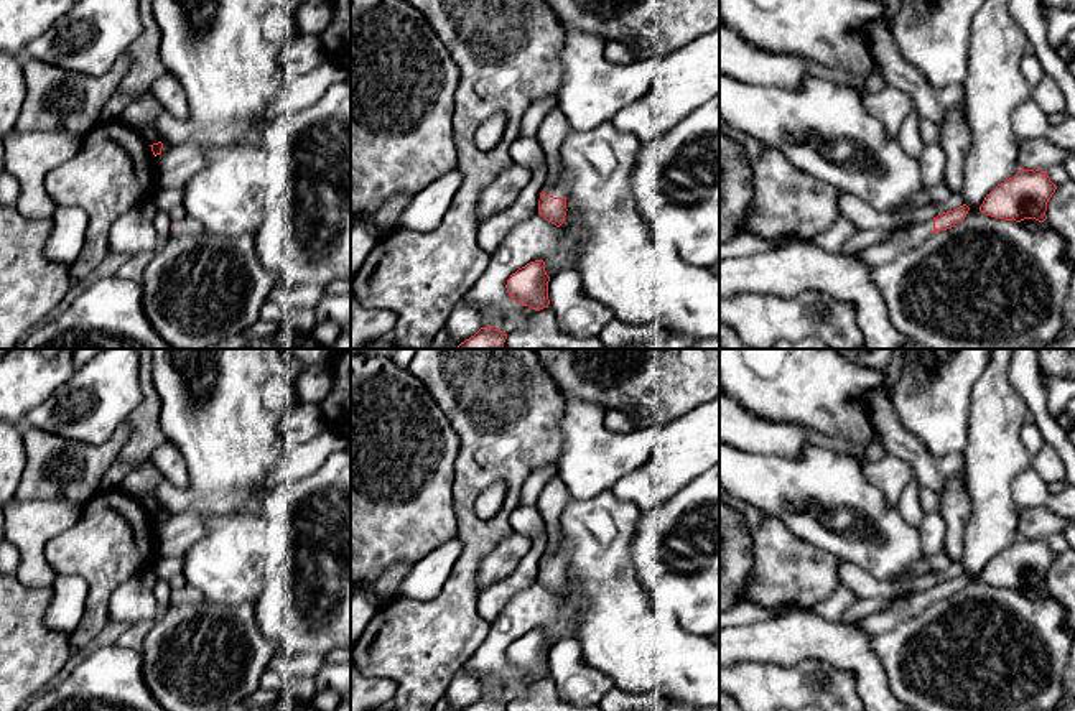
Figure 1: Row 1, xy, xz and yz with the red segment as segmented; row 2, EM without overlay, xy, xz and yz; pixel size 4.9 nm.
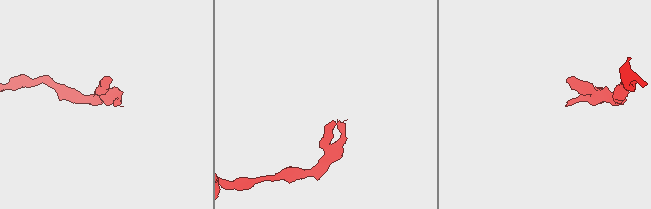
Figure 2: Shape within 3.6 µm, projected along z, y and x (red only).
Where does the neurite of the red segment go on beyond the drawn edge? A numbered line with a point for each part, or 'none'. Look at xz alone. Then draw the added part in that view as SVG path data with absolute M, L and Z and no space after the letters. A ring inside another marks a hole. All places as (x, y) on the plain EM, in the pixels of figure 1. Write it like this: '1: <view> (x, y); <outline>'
1: xz (558, 557); M560 532L560 540L558 540L558 546L556 550L545 556L543 561L553 565L553 566L566 566L566 551L568 551L568 543L563 537L563 533Z

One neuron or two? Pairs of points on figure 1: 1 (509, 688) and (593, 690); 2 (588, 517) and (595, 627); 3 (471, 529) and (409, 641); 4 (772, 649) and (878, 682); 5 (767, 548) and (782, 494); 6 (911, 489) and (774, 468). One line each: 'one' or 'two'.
1: two
2: one
3: one
4: one
5: two
6: two

